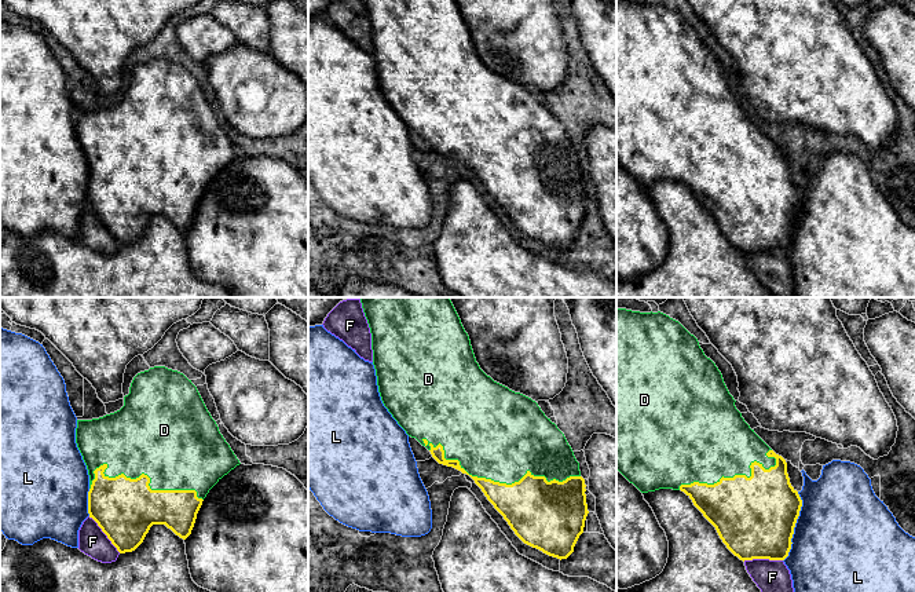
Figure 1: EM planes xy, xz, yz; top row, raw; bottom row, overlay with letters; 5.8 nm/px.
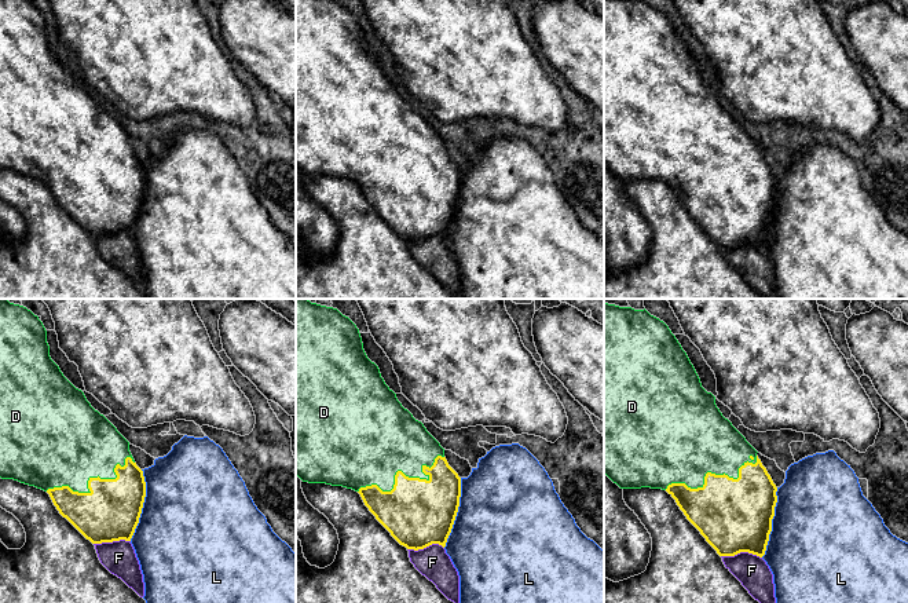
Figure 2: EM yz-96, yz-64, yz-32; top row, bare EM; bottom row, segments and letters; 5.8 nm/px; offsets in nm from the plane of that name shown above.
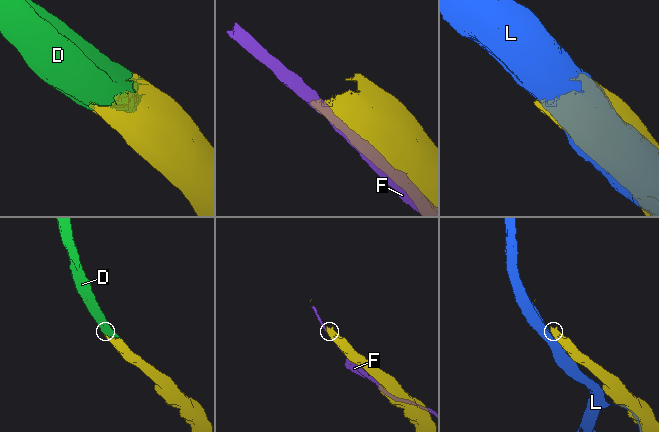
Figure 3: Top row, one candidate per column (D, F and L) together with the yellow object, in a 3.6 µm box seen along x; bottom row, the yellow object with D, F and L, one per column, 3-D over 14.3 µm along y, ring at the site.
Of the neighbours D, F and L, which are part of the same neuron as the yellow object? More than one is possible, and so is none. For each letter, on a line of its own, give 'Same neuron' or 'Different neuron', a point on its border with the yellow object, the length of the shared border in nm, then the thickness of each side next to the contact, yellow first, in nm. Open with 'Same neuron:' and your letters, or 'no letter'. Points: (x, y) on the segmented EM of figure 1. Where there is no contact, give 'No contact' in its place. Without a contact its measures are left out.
Same neuron: D
D: Same neuron. Touches yellow at xz (496, 482). Shared border 950 nm. Thickness 320 nm (yellow) against 480 nm
F: Different neuron. Touches yellow at yz (762, 558). Shared border 240 nm. Thickness 460 nm (yellow) against 190 nm
L: Different neuron. Touches yellow at yz (794, 526). Shared border 420 nm. Thickness 460 nm (yellow) against 500 nm

